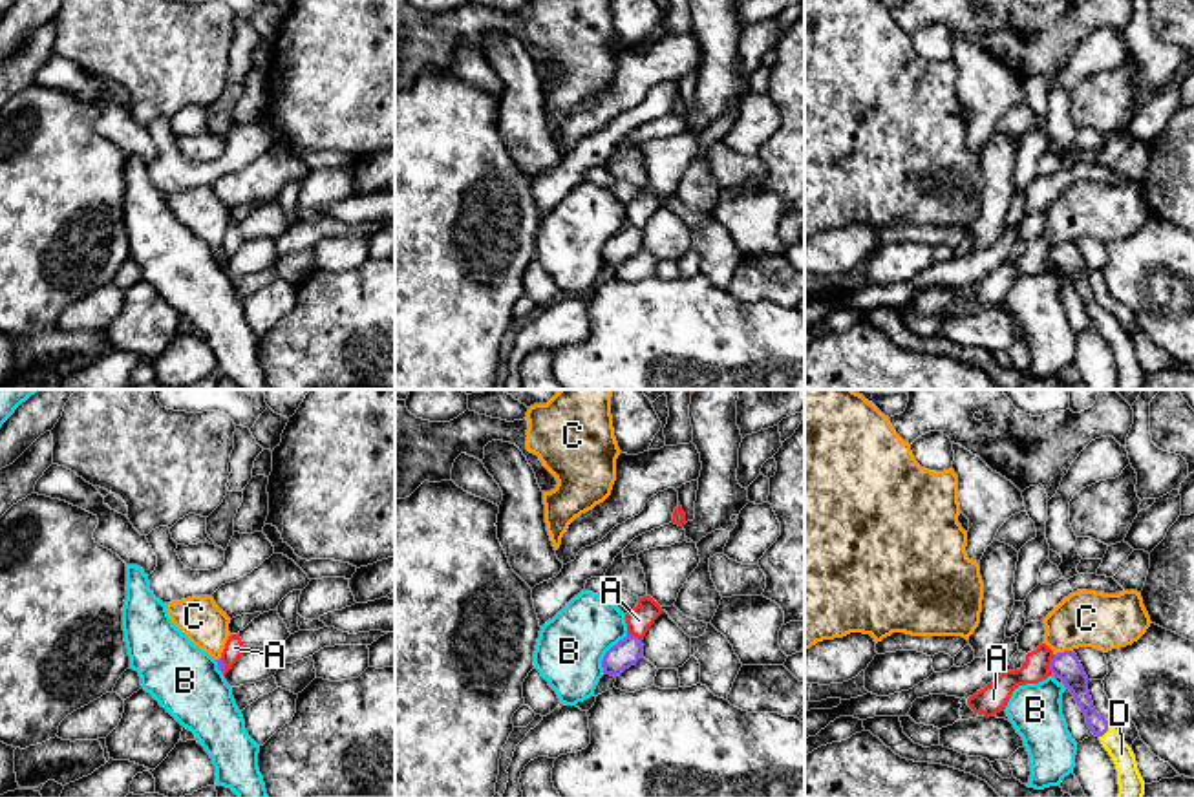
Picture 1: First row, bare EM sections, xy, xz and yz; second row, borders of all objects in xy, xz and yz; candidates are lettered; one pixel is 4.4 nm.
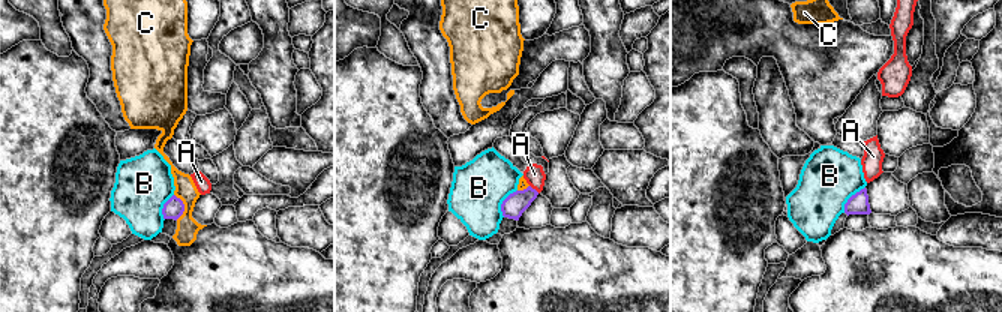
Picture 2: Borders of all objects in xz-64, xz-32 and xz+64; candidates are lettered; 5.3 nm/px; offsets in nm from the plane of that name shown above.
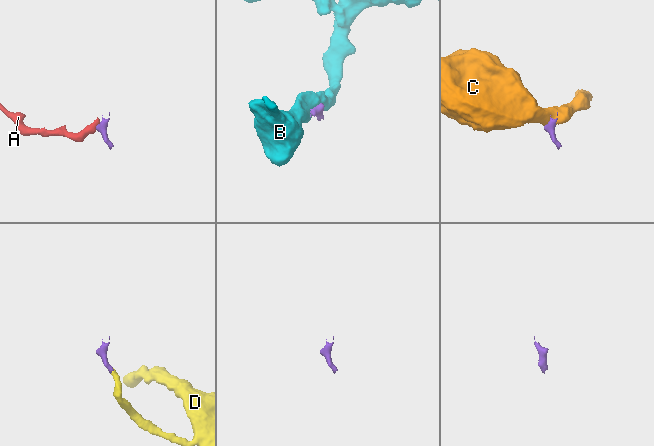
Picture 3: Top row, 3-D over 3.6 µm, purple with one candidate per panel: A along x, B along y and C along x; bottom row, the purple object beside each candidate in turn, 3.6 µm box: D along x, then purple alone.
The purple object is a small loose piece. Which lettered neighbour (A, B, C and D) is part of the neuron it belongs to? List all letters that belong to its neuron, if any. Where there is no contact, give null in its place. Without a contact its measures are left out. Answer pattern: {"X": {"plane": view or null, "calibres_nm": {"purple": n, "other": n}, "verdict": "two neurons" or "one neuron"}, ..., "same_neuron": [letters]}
{"A": {"plane": "yz", "calibres_nm": {"purple": 120, "other": 120}, "verdict": "two neurons"}, "B": {"plane": "xz", "calibres_nm": {"purple": 120, "other": 300}, "verdict": "two neurons"}, "C": {"plane": "yz", "calibres_nm": {"purple": 120, "other": 260}, "verdict": "two neurons"}, "D": {"plane": "yz", "calibres_nm": {"purple": 100, "other": 110}, "verdict": "one neuron"}, "same_neuron": ["D"]}

